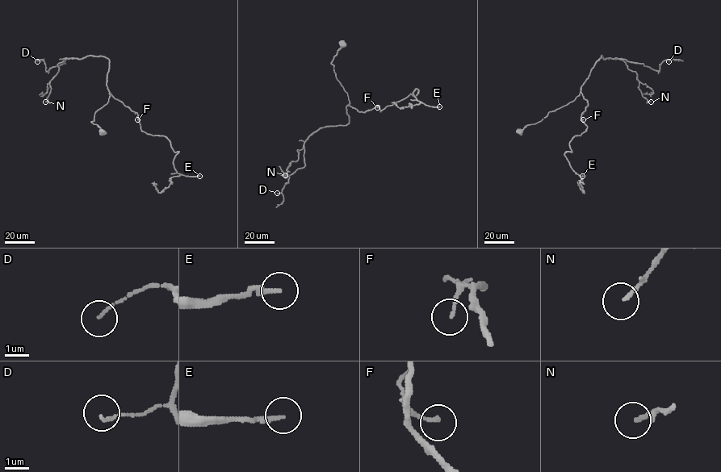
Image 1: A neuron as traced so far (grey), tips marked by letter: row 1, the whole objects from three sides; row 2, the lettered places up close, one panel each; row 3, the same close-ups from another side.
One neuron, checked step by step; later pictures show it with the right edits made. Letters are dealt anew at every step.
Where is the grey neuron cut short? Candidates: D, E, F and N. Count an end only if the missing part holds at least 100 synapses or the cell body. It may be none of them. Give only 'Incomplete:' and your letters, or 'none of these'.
Incomplete: E

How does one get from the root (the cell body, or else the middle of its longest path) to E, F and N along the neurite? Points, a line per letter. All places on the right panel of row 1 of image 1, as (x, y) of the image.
E: (519, 131), (580, 92), (588, 104), (581, 117), (587, 128), (574, 136), (572, 152), (564, 155), (582, 176)
F: (519, 131), (527, 125), (540, 121), (550, 111), (572, 102), (580, 92), (588, 104), (581, 114), (583, 119)
N: (519, 131), (572, 101), (601, 56), (625, 62), (636, 73), (643, 96), (651, 102)

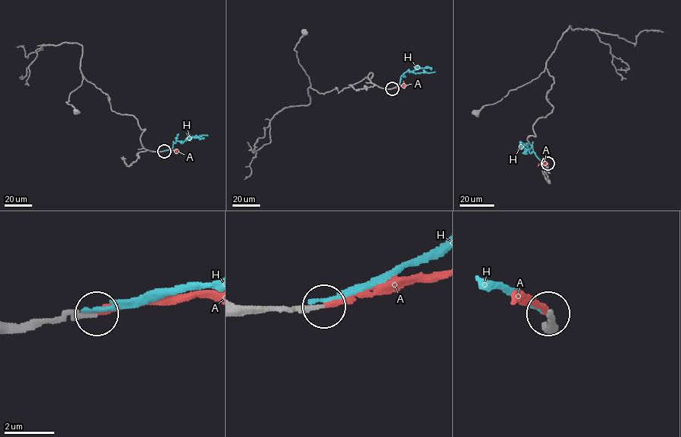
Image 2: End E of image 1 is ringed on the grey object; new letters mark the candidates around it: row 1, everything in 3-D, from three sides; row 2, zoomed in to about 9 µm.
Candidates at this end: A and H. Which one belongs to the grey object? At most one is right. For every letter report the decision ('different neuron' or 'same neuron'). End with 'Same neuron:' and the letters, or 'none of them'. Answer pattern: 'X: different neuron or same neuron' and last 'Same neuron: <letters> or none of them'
A: same neuron
H: different neuron
Same neuron: A

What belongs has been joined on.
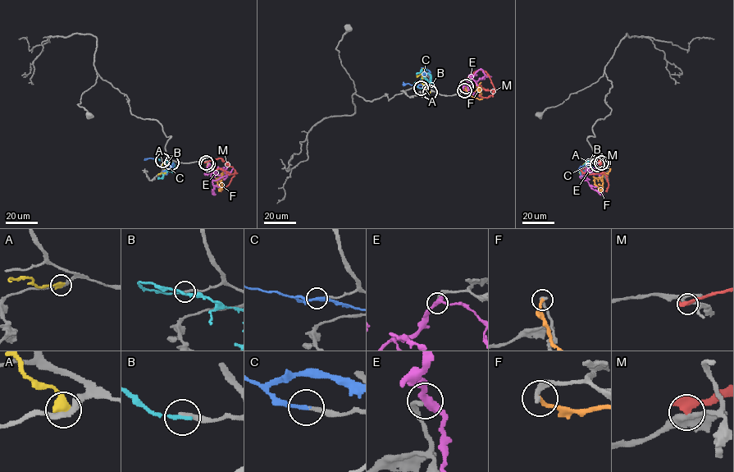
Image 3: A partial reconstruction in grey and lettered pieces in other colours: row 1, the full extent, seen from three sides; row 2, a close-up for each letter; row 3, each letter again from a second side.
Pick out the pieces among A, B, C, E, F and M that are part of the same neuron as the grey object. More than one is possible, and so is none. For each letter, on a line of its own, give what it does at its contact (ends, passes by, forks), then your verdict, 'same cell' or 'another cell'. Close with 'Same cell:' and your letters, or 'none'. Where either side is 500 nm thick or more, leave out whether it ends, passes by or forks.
A: another cell
B: it ends there; another cell
C: it ends there; same cell
E: it forks there; another cell
F: it ends there; another cell
M: it ends there; another cell
Same cell: C

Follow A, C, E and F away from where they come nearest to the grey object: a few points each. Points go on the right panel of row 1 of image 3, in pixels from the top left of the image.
A: (604, 162), (584, 162), (580, 171), (586, 175)
C: (599, 160), (589, 163), (584, 170), (585, 167)
E: (597, 164), (585, 174), (587, 181), (584, 181), (581, 176), (586, 174), (587, 168)
F: (597, 164), (608, 166), (610, 171), (603, 176), (602, 190), (593, 181)

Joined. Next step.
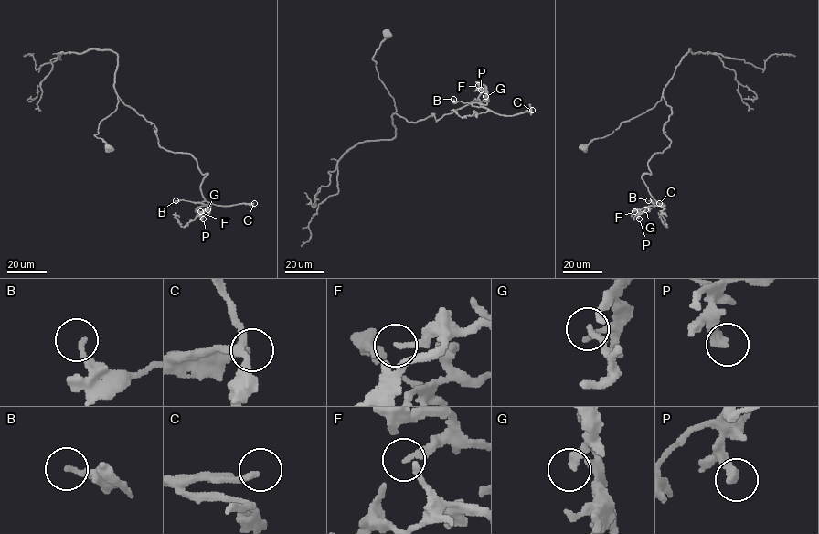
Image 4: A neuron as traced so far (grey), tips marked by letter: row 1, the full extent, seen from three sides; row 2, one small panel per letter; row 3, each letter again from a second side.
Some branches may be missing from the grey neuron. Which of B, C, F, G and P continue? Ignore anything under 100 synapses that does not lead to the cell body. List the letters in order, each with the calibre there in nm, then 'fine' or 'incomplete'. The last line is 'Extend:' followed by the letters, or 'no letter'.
B: 200 nm thick; fine
C: 240 nm thick; incomplete
F: 120 nm thick; fine
G: 240 nm thick; fine
P: 360 nm thick; fine
Extend: C

